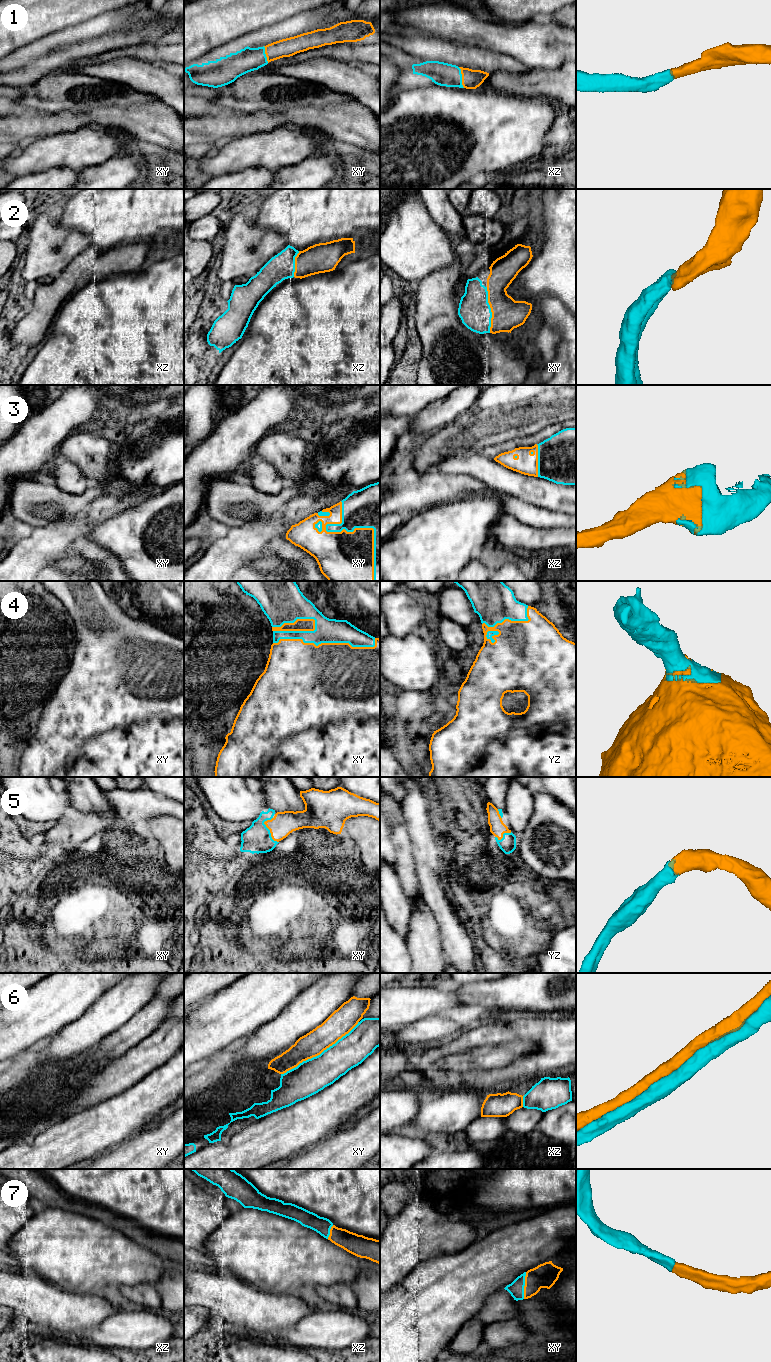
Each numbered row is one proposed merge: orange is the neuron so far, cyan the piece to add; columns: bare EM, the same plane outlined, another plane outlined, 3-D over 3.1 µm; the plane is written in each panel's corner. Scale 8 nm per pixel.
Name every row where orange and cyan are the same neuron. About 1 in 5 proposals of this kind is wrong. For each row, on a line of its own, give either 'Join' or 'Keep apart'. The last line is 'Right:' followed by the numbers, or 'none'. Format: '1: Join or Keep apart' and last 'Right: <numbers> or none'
1: Join
2: Join
3: Join
4: Join
5: Join
6: Join
7: Join
Right: 1, 2, 3, 4, 5, 6, 7

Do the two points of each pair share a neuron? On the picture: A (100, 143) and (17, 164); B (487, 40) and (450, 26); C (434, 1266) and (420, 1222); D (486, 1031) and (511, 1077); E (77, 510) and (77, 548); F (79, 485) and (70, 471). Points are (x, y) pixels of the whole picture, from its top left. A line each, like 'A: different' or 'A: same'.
A: same
B: same
C: different
D: same
E: different
F: same

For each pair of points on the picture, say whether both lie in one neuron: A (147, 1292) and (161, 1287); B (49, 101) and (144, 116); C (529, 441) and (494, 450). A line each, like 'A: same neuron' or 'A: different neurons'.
A: different neurons
B: different neurons
C: same neuron

